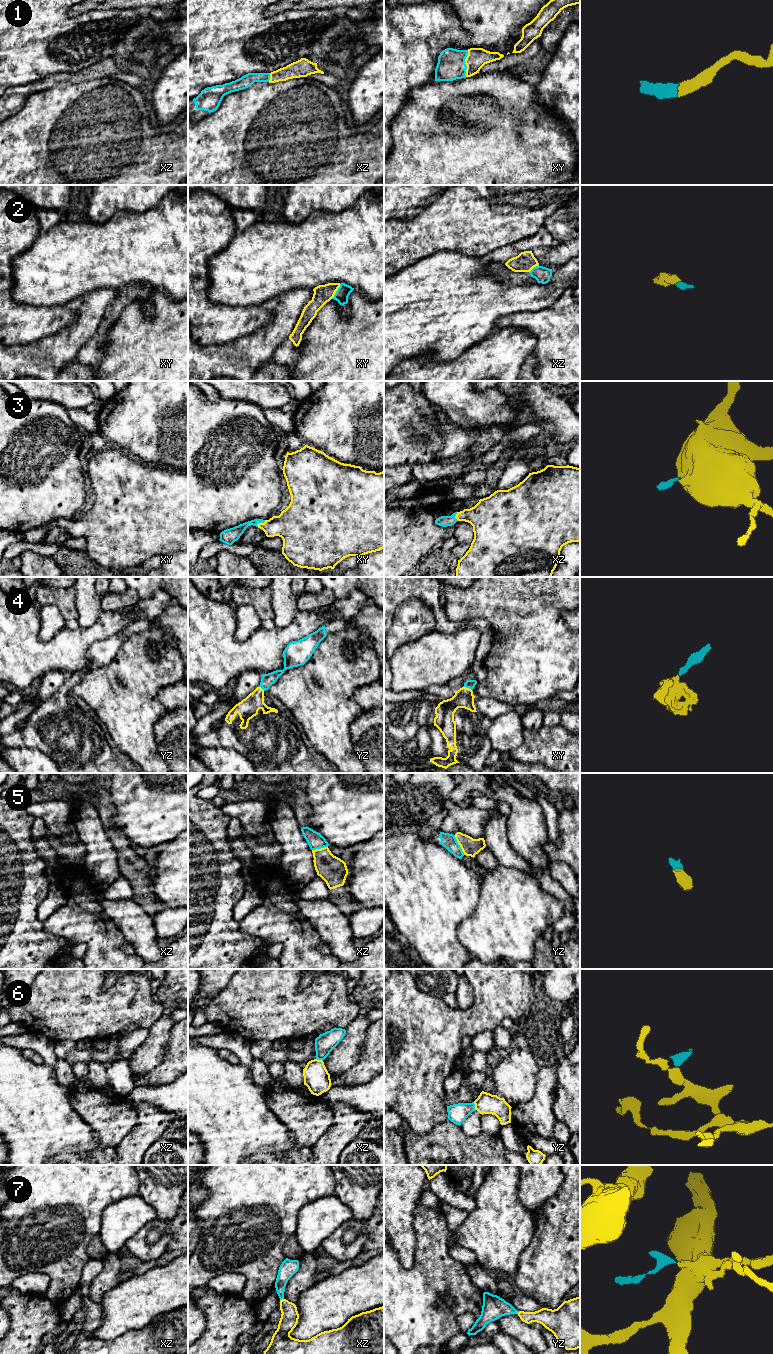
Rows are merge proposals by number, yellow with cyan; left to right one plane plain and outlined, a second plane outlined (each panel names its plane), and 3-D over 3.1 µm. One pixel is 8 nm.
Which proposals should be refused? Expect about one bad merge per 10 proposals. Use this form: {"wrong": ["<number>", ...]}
{"wrong": ["6"]}

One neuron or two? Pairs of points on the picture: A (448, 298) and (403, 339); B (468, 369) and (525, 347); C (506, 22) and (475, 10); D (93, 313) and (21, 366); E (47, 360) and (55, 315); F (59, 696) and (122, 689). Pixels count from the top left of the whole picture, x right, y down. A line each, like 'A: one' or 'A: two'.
A: one
B: one
C: one
D: one
E: two
F: two

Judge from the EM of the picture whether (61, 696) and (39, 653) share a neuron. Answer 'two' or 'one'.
two

